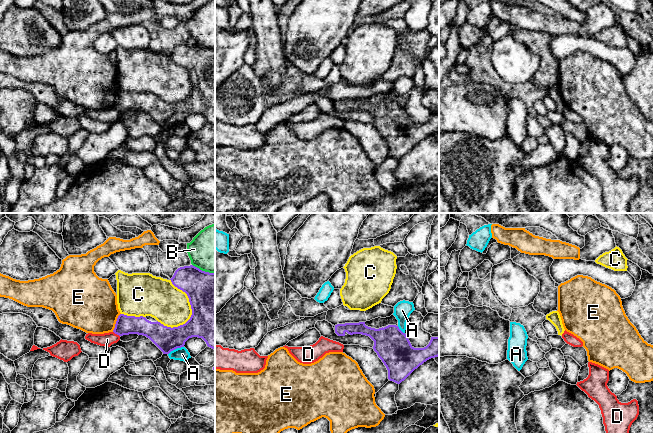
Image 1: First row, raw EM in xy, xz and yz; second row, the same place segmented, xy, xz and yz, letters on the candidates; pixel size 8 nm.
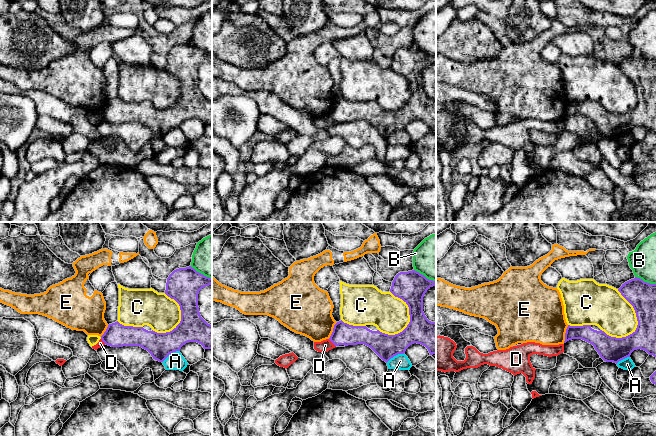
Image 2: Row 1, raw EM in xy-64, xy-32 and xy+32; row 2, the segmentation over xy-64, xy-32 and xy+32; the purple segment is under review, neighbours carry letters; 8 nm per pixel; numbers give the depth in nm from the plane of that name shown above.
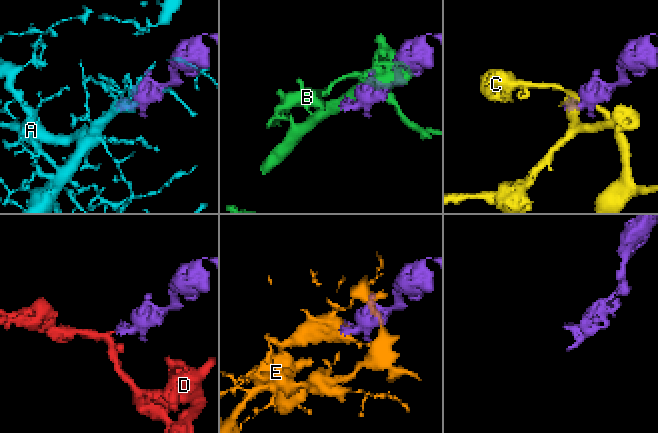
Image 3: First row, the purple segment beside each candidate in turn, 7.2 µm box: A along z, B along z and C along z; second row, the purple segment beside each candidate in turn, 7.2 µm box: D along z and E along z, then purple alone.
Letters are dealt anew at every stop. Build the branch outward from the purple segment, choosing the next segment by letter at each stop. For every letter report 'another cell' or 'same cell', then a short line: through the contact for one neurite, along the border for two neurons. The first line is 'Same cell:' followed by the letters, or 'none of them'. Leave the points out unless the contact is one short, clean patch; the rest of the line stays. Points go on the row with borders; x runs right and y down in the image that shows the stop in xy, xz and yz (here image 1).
Same cell: none of them
A: another cell
B: another cell
C: another cell
D: another cell; line xy (113, 331), (119, 336)
E: another cell

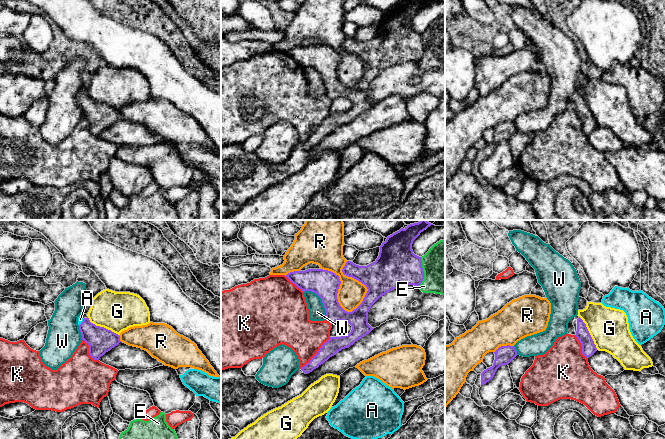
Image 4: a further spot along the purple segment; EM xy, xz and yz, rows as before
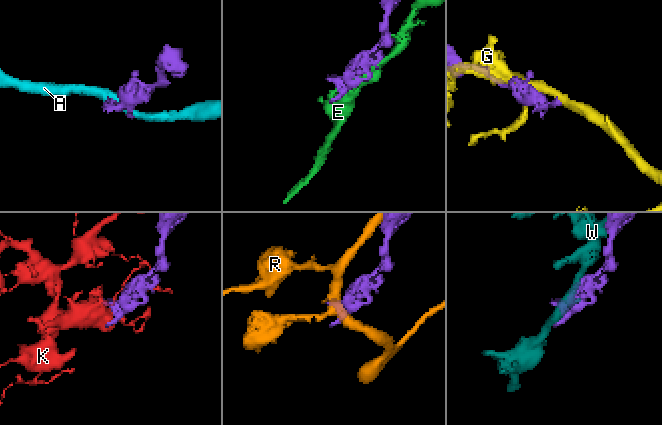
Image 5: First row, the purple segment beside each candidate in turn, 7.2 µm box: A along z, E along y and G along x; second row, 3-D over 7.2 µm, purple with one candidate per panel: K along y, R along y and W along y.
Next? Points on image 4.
Same cell: A
A: same cell; line xy (100, 340), (82, 322), (80, 319)
E: another cell
G: another cell
K: another cell
R: another cell
W: another cell

